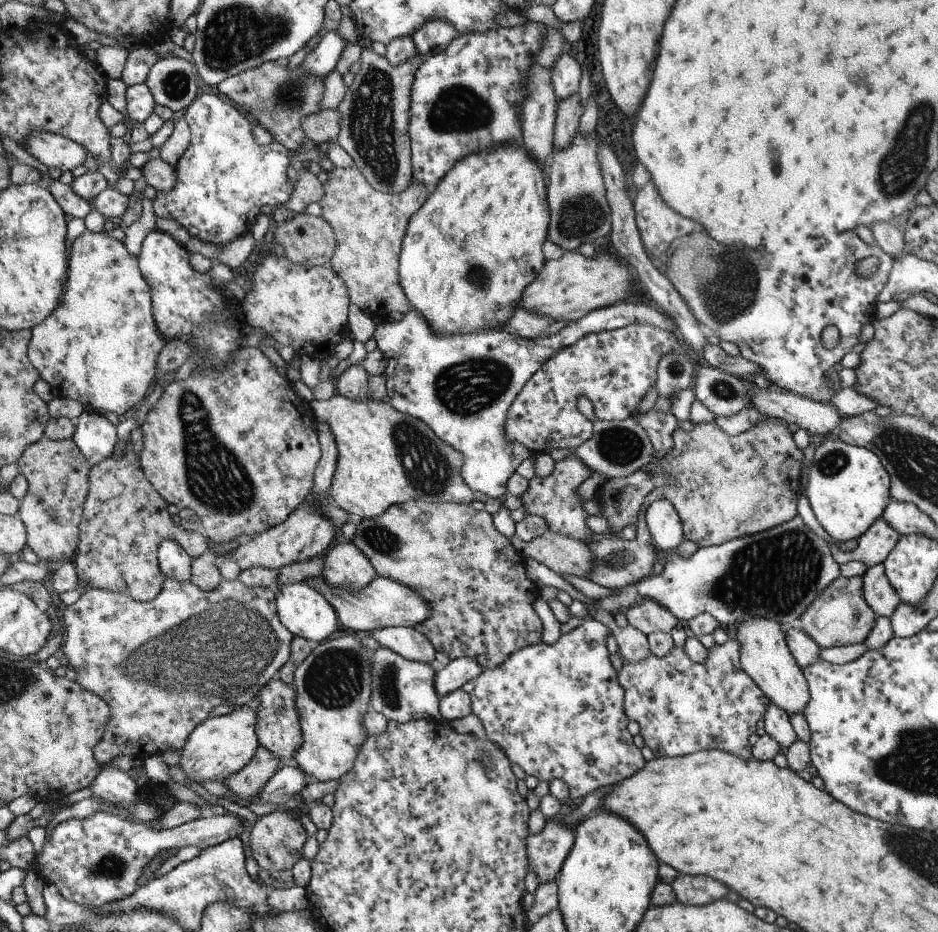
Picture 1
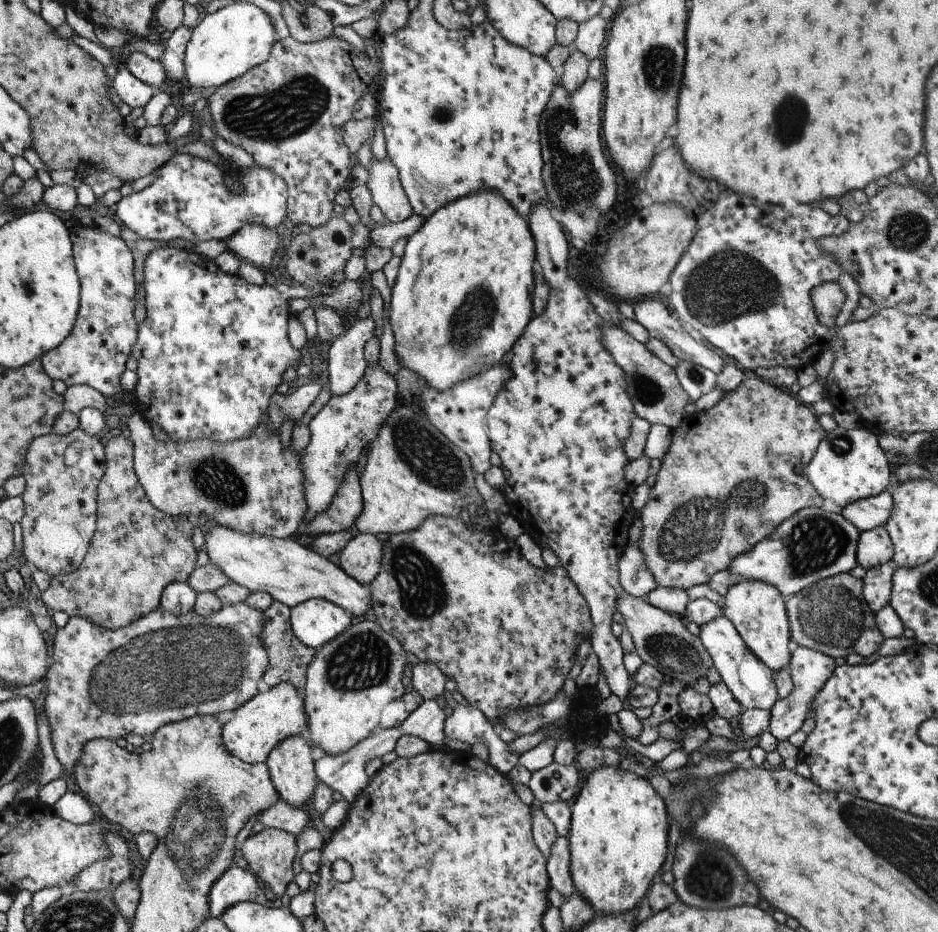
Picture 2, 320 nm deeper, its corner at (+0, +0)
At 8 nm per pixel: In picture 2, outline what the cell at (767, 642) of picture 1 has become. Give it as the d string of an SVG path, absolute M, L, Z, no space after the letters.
M756 579L735 582L726 593L723 615L734 624L747 648L755 657L762 659L766 666L774 672L789 666L791 632L785 599L778 588Z

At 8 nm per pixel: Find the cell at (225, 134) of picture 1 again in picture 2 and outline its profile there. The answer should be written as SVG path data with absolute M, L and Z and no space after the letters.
M176 153L169 161L160 167L156 180L138 193L122 197L116 206L118 220L136 232L141 238L170 242L176 238L185 238L197 243L211 240L228 240L235 232L247 224L265 226L275 230L284 220L286 214L286 200L289 200L289 190L286 190L286 181L270 169L254 165L246 173L238 173L244 181L244 194L238 196L226 186L224 171L211 160L198 158L188 153Z

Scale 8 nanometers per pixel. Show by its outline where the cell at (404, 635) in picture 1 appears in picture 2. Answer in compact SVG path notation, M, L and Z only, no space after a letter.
M421 662L412 666L411 672L410 684L423 696L424 701L442 700L446 676L436 665Z

